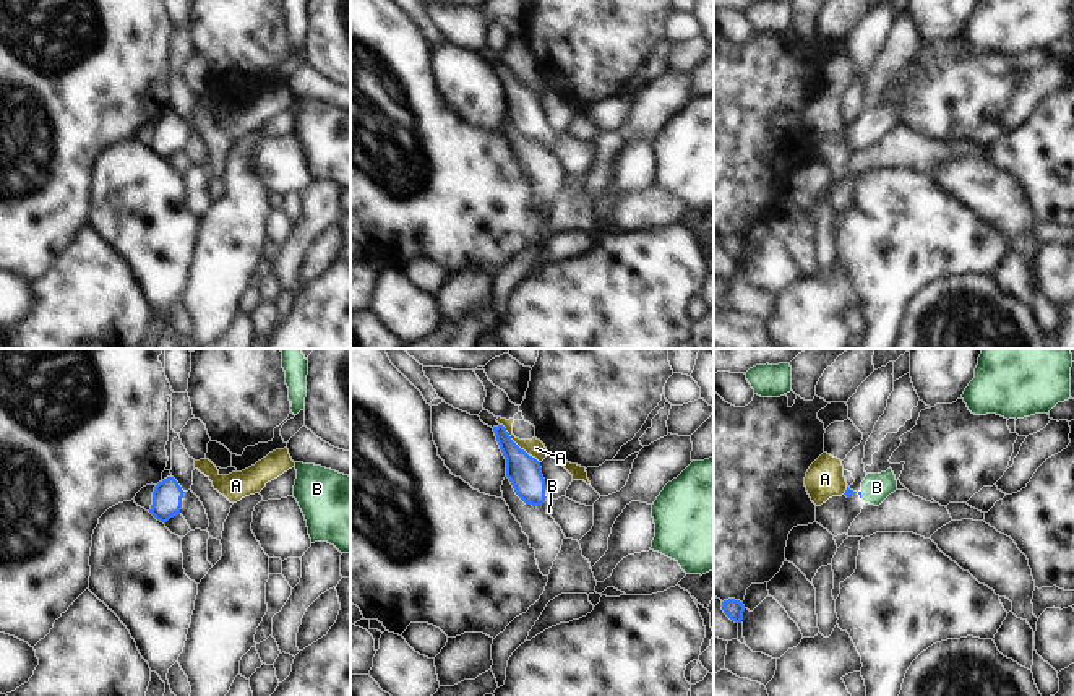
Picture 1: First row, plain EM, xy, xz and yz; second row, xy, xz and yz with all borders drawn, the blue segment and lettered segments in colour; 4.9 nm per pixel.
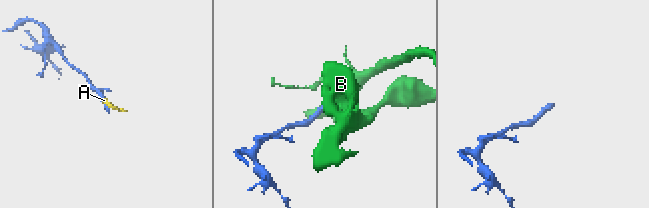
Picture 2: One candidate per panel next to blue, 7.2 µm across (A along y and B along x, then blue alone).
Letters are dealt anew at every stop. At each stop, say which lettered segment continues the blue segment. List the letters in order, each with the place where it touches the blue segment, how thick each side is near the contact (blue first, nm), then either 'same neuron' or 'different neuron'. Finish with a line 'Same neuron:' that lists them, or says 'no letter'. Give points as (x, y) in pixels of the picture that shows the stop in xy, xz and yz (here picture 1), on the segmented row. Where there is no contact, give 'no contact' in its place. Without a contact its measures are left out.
A: xz (516, 445) | 170/90 nm | different neuron
B: yz (860, 495) | 20/140 nm | same neuron
Same neuron: B

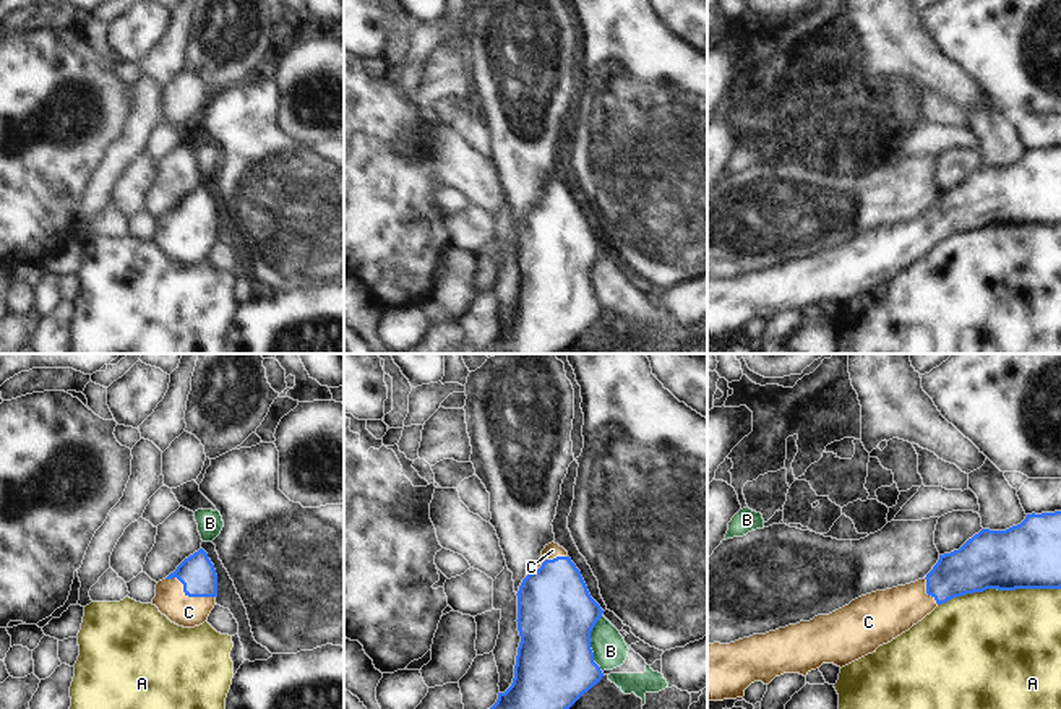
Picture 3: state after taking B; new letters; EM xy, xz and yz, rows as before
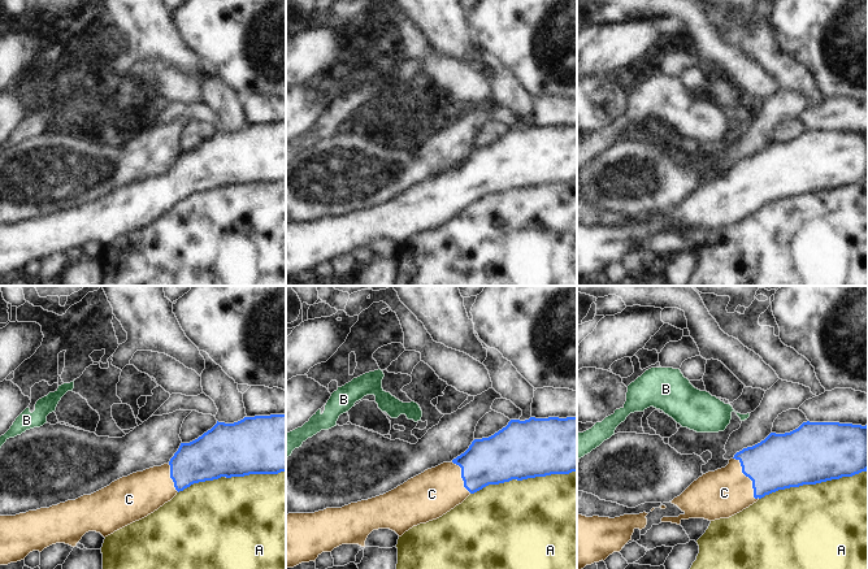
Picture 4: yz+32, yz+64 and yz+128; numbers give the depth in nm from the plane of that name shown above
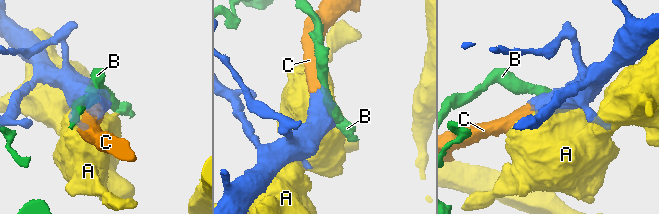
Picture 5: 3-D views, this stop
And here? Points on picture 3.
A: yz (998, 589) | 320/500 nm | different neuron
B: xz (589, 643) | 380/170 nm | different neuron
C: xy (189, 596) | 180/160 nm | same neuron
Same neuron: C

